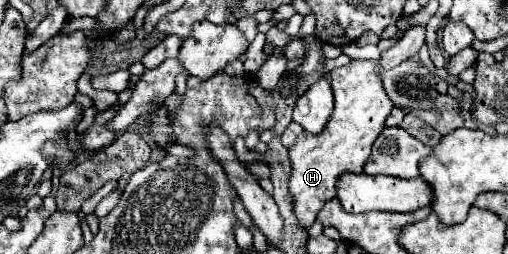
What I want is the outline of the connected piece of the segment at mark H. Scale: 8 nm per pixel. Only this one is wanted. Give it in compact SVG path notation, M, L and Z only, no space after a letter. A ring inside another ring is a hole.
M352 60L349 64L332 70L330 82L334 95L334 114L330 122L316 136L302 132L298 142L290 148L290 194L294 200L294 212L300 224L306 228L316 220L322 206L336 196L338 178L344 172L364 172L370 148L386 126L386 118L394 104L386 96L379 70L378 60Z

